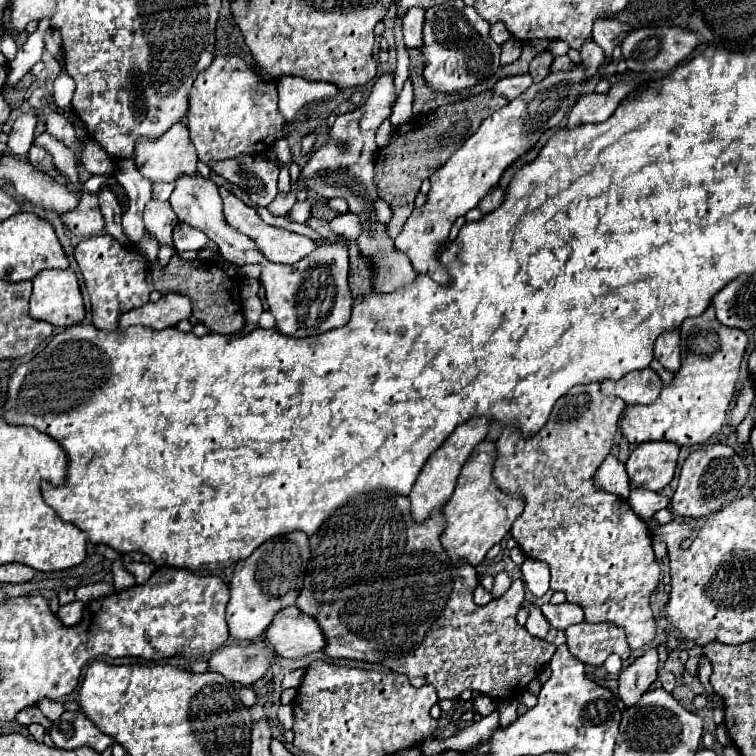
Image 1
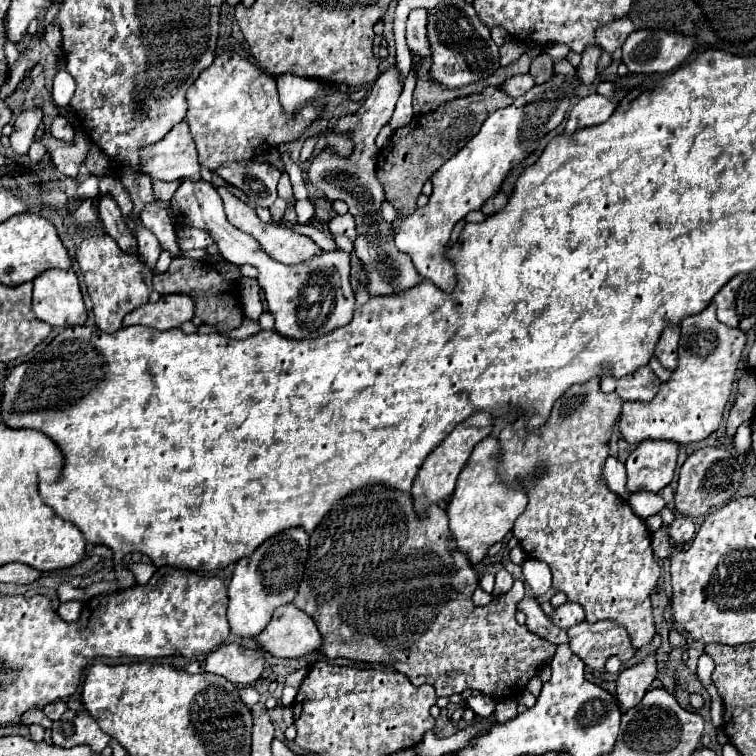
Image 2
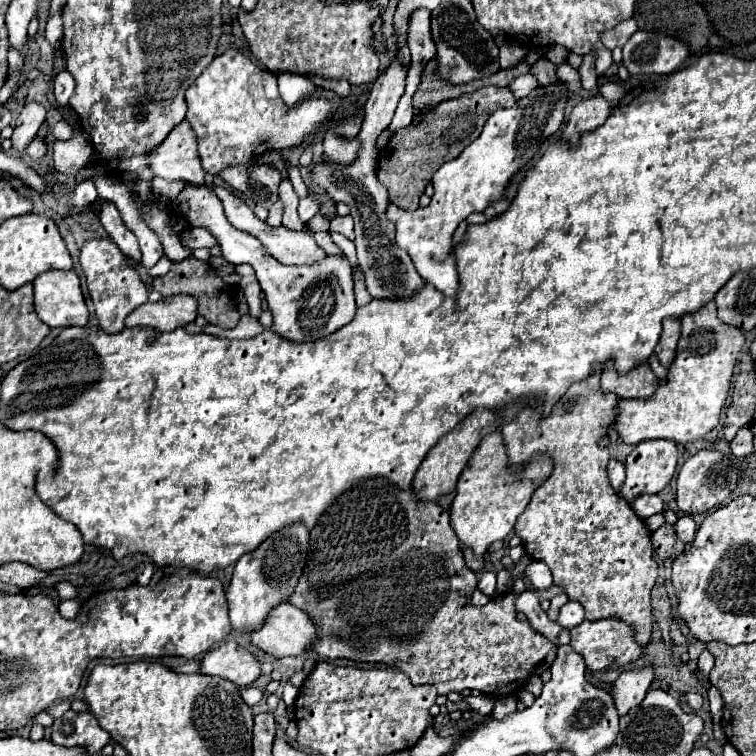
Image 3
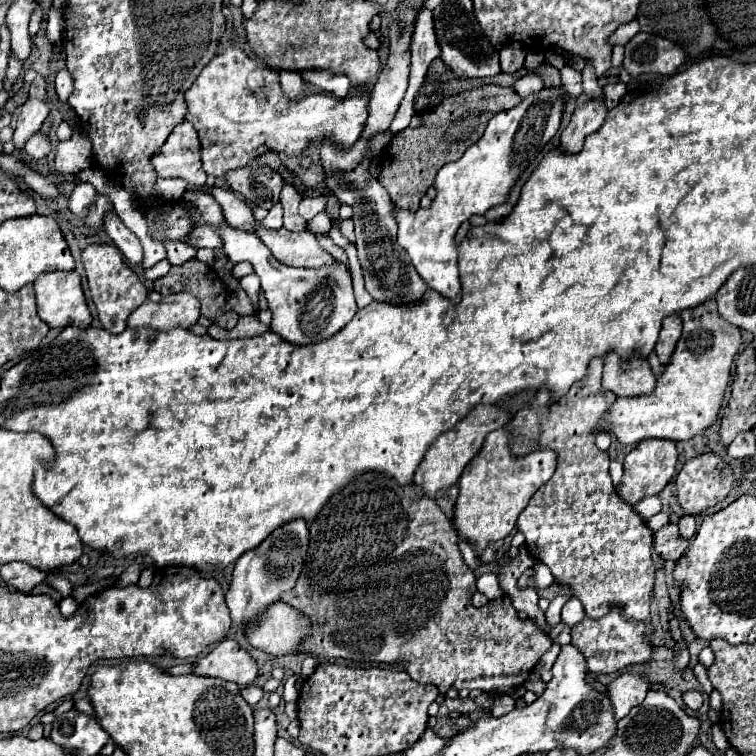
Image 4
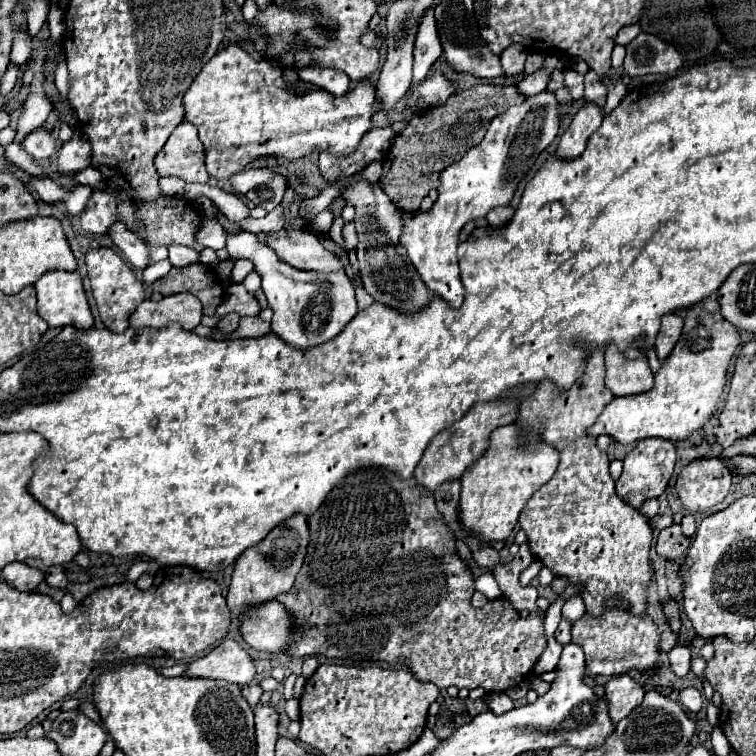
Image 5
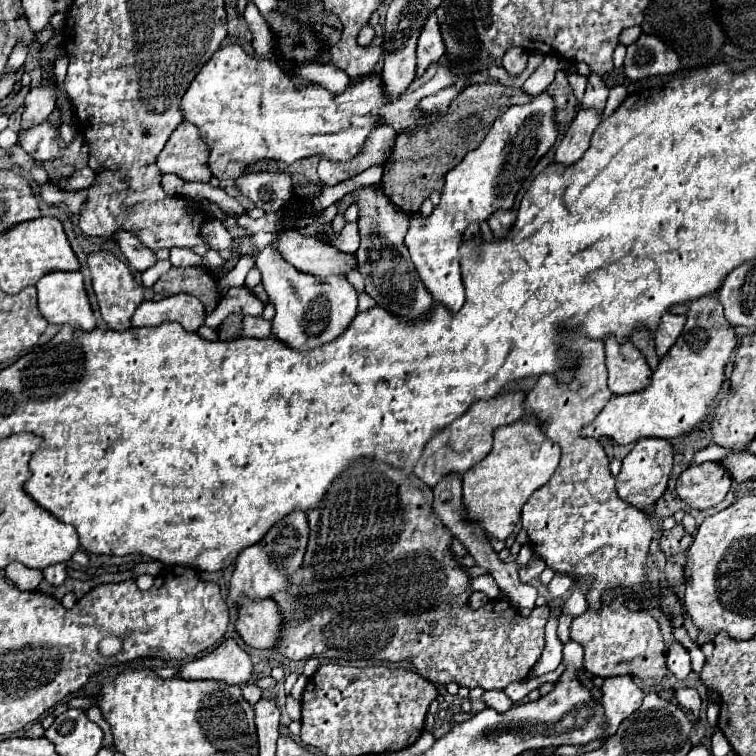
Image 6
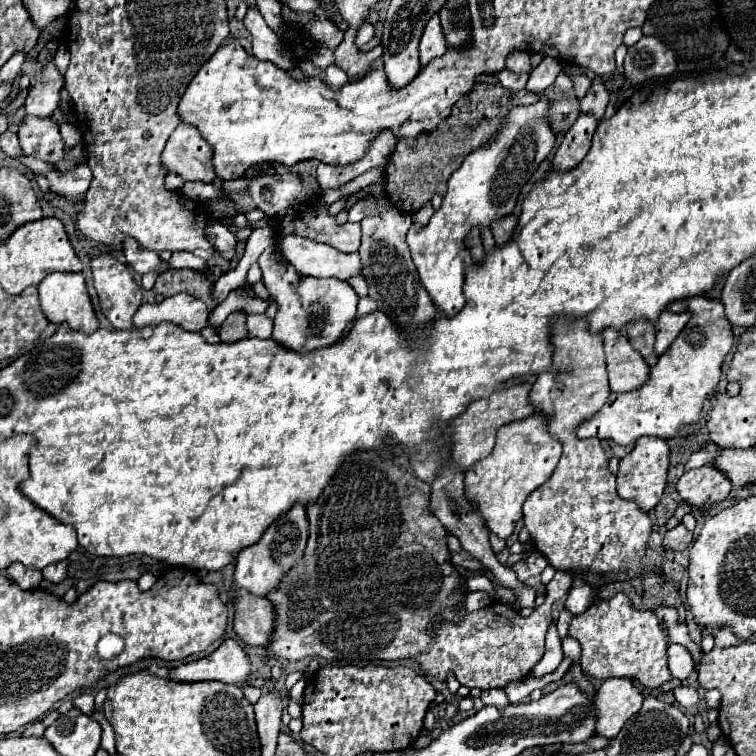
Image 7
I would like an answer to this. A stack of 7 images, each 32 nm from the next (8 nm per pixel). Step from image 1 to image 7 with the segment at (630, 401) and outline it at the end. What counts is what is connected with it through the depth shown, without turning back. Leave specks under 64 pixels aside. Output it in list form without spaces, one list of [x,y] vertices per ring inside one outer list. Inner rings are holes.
[[[606,330],[604,332],[604,350],[606,350],[606,366],[610,378],[612,392],[632,392],[640,388],[648,376],[650,368],[632,348],[626,336]]]

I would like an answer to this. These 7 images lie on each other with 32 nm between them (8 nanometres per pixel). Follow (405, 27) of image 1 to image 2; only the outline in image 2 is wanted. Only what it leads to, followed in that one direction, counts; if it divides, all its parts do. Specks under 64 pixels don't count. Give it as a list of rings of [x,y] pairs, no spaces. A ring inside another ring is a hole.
[[[416,8],[408,14],[408,20],[406,20],[406,42],[416,56],[430,54],[428,42],[426,42],[426,14],[428,10]]]

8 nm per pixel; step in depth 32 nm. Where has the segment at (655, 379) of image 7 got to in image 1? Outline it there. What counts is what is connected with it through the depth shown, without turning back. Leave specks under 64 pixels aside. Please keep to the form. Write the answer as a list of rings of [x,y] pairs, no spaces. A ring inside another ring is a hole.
[[[706,308],[702,316],[684,320],[680,338],[682,368],[674,374],[672,384],[662,388],[658,400],[650,406],[626,406],[620,428],[632,444],[676,442],[680,446],[702,446],[728,422],[728,412],[736,398],[740,366],[748,346],[746,334],[738,328],[720,324],[714,316],[714,308]]]

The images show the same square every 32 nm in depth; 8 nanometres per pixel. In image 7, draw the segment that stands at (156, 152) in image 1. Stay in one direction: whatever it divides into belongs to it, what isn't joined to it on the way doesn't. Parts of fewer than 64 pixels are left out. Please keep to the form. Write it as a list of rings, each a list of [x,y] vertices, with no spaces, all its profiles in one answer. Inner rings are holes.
[[[178,124],[162,152],[162,166],[166,172],[176,172],[184,180],[212,182],[216,178],[212,168],[212,148],[192,124]]]

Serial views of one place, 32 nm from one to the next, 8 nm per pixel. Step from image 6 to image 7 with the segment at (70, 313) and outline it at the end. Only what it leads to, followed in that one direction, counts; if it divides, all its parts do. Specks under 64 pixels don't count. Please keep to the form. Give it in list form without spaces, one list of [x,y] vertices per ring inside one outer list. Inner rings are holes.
[[[54,272],[38,284],[40,308],[48,322],[68,322],[70,328],[92,334],[98,328],[94,308],[80,272]]]

